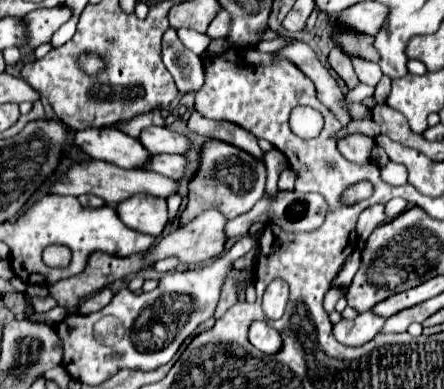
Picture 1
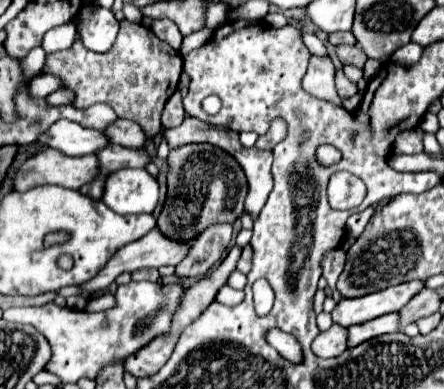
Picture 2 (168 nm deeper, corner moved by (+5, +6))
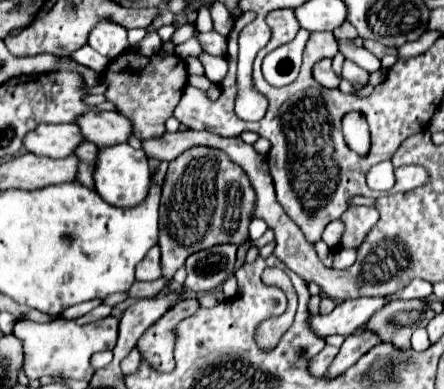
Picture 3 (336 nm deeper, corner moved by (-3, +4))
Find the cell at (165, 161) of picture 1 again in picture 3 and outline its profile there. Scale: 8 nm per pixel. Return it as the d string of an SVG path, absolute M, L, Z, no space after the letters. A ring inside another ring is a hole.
M84 142L80 144L80 148L76 150L76 156L80 156L80 176L78 182L86 188L94 188L94 168L96 168L96 158L98 158L100 148L92 142Z

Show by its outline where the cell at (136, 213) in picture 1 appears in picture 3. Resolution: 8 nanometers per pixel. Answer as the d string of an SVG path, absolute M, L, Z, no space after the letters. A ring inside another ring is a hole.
M118 144L100 150L100 164L94 172L96 192L116 208L134 208L142 204L152 188L152 172L148 168L148 158L144 150L134 150L130 144Z

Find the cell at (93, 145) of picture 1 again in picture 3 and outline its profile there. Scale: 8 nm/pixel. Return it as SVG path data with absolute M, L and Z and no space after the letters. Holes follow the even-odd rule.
M40 124L40 128L28 134L24 148L32 154L48 158L66 158L74 154L82 142L84 136L76 124Z

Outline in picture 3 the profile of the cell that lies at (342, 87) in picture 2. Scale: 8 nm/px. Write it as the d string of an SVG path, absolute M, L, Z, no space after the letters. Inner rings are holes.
M346 60L346 62L344 62L344 68L342 68L342 78L348 80L352 86L354 86L354 84L362 84L362 86L364 86L364 84L368 82L368 72L362 70L360 66L356 66L354 62Z

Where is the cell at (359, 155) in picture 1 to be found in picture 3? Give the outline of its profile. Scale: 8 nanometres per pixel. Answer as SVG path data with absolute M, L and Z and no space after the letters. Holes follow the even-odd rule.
M326 58L326 60L320 60L320 62L316 64L316 68L314 68L314 78L316 78L318 84L324 86L324 88L338 88L338 86L340 86L340 76L334 74L334 70L332 70L330 64L332 64L332 62L330 62L328 58Z

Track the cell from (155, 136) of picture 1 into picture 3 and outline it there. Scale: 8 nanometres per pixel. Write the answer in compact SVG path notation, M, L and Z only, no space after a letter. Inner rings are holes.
M86 112L80 116L78 126L86 140L94 142L100 148L126 144L134 134L132 122L120 112Z

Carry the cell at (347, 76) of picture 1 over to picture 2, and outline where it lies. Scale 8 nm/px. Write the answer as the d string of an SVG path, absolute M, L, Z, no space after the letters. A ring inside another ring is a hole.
M338 46L336 48L338 52L338 58L342 60L342 64L354 64L354 66L364 66L368 56L364 54L364 50L360 50L360 46Z

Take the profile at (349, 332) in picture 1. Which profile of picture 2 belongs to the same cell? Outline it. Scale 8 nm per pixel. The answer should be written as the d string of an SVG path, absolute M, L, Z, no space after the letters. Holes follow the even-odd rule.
M332 324L330 330L320 332L312 342L312 352L320 358L336 358L346 350L346 334L344 326Z

